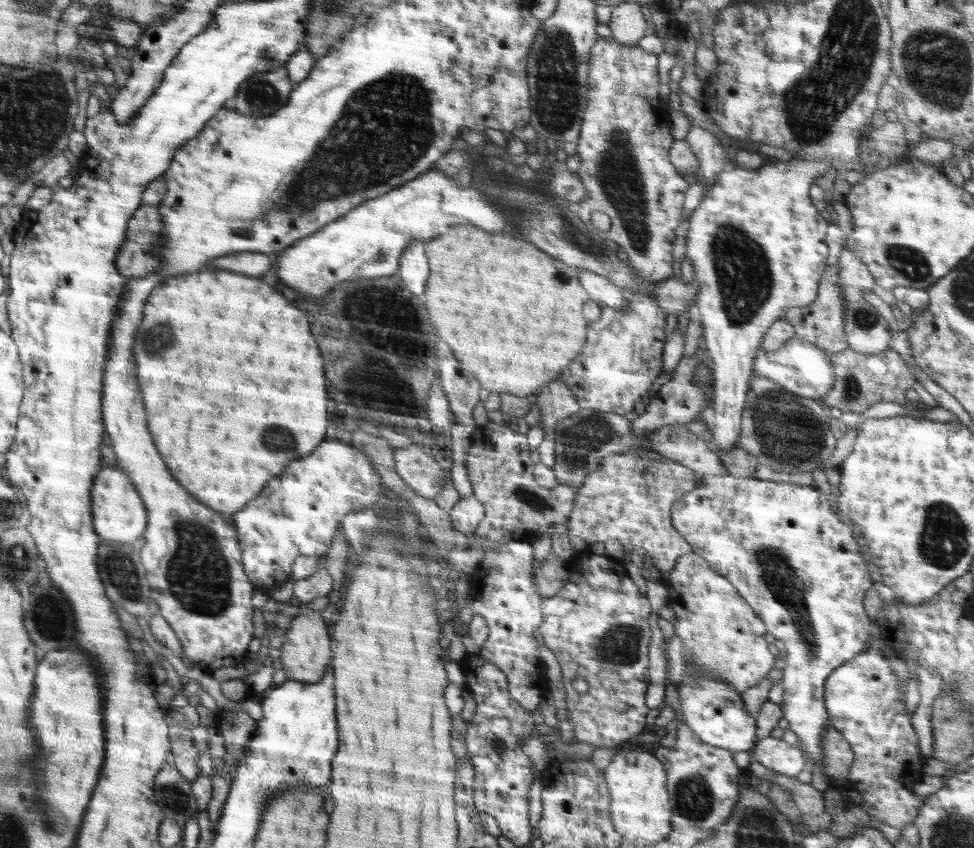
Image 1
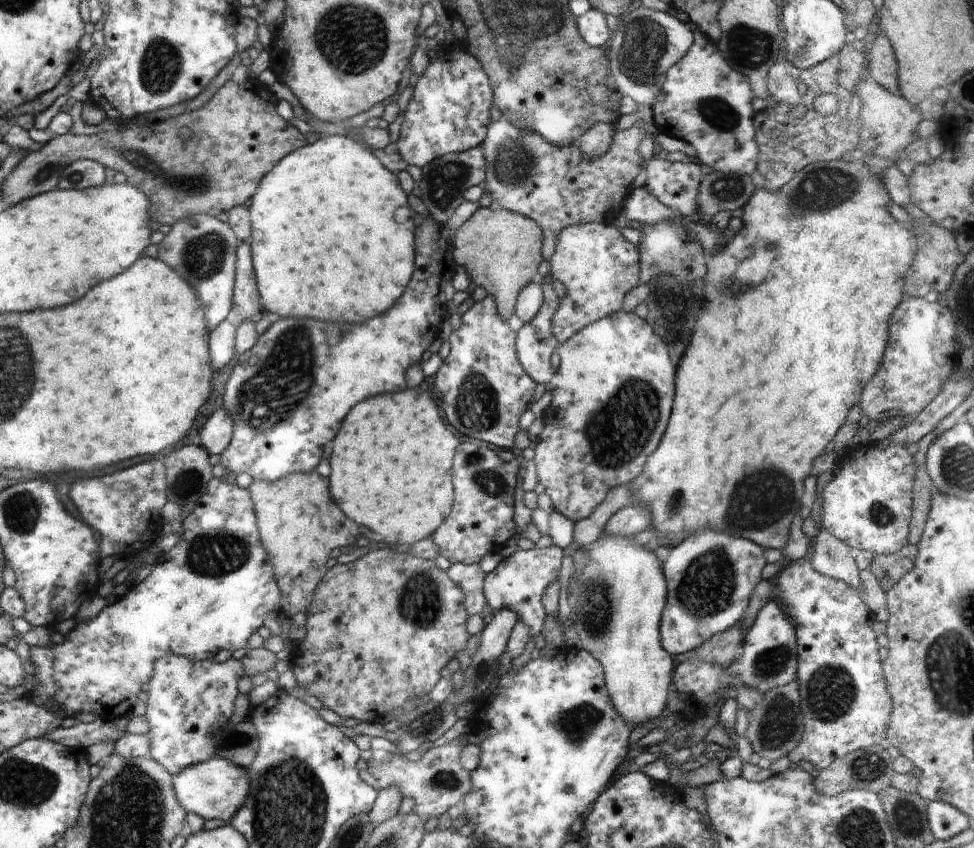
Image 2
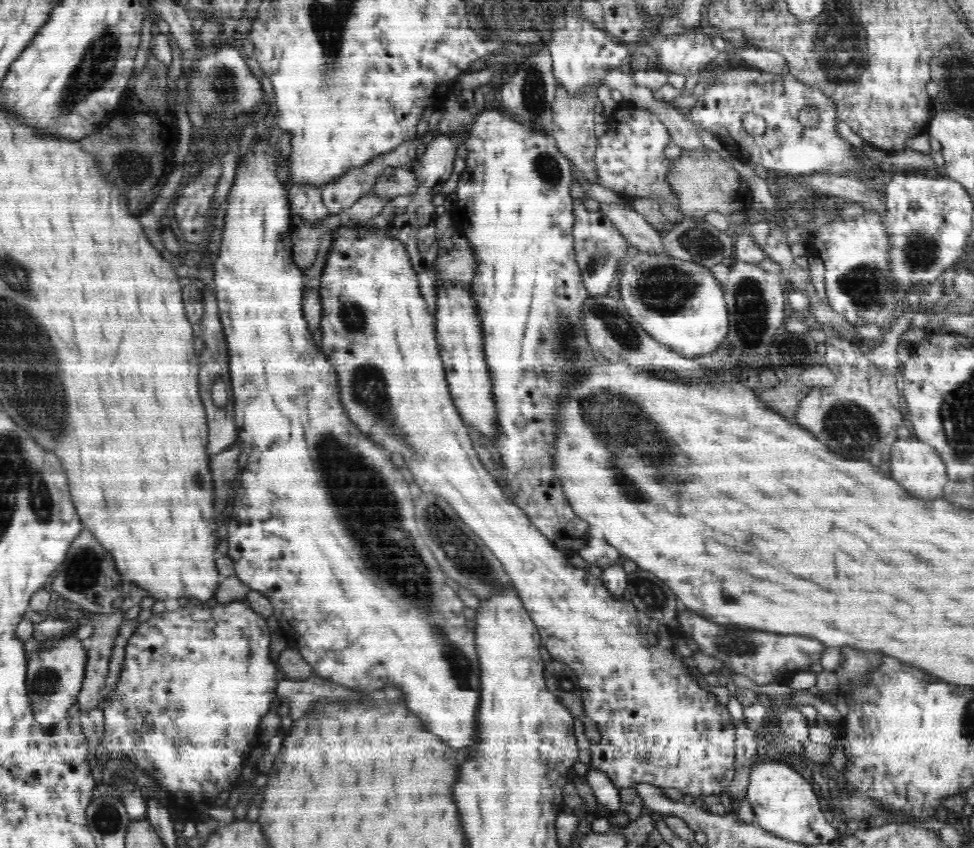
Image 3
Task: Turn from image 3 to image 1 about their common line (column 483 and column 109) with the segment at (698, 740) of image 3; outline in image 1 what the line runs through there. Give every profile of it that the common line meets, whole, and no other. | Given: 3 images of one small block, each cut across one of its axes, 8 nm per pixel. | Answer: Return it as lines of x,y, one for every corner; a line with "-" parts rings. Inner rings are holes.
104,465
104,470
97,473
96,479
96,532
100,532
99,541
114,541
140,546
138,542
147,530
148,511
143,503
134,481
120,466

